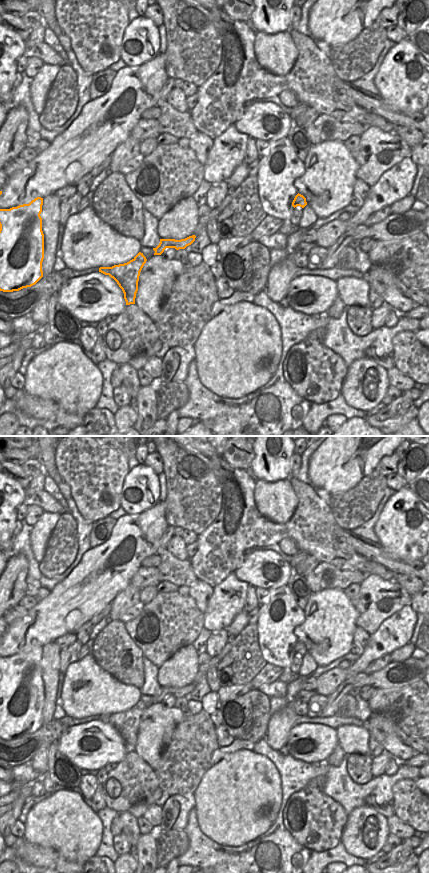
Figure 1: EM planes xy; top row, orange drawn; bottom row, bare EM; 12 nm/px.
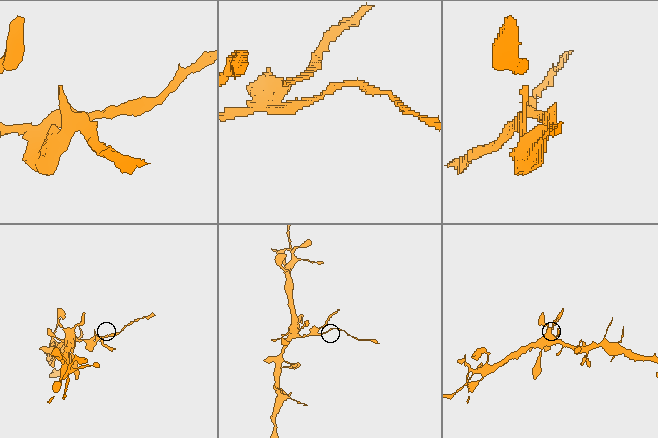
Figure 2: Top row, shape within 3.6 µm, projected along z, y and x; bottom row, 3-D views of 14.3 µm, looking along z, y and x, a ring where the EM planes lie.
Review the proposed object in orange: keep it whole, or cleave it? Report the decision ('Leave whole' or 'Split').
Split.

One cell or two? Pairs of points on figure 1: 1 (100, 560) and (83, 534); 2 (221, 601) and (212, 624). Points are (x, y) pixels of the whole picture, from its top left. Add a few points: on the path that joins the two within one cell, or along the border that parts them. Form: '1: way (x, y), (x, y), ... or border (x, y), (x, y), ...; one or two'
1: border (90, 548), (75, 567); two
2: way (221, 607), (220, 613), (215, 618); one

